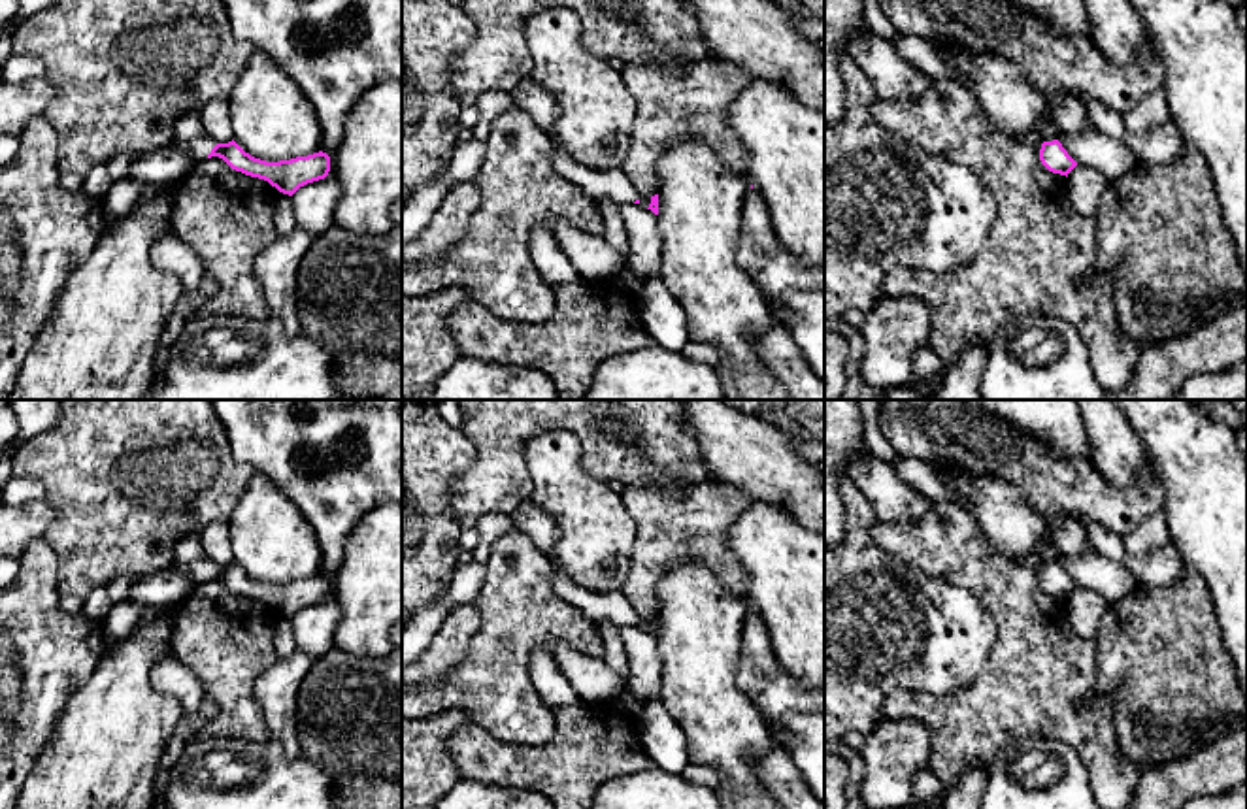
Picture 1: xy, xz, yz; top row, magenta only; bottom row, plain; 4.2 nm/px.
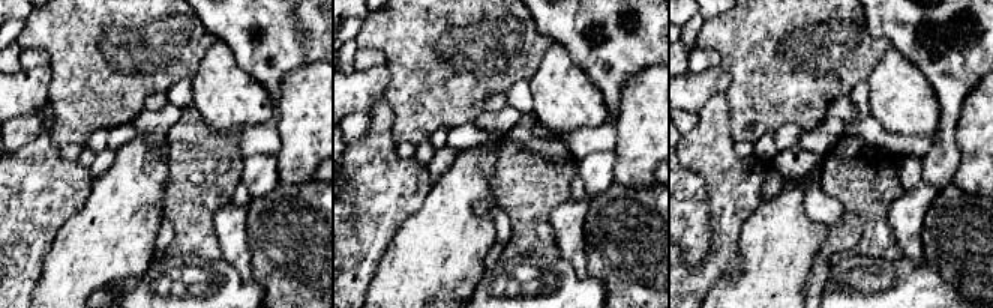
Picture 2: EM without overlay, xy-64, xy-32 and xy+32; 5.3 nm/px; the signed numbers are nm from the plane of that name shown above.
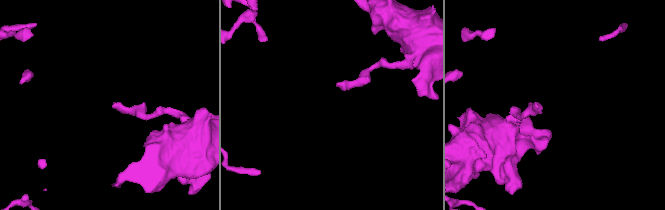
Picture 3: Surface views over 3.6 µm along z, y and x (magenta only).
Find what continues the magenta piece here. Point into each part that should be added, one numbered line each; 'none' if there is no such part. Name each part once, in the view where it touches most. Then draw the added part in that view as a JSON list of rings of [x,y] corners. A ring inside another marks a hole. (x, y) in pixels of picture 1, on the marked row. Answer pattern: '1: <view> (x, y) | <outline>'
1: xy (200, 148) | [[[204,134],[204,136],[189,141],[187,145],[189,145],[192,158],[198,162],[198,160],[208,158],[208,155],[217,145],[217,141],[209,134]]]

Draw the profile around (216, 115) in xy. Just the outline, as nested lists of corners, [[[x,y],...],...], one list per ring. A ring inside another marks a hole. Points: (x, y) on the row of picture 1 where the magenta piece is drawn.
[[[215,98],[208,102],[198,111],[198,117],[206,134],[209,134],[217,143],[228,143],[234,140],[228,98]]]

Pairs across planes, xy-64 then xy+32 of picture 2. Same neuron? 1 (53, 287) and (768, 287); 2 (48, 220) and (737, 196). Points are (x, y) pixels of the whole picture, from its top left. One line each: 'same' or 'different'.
1: same
2: same

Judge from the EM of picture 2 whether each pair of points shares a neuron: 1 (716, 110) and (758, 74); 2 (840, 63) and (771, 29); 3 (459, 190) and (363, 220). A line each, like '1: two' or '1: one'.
1: two
2: one
3: two

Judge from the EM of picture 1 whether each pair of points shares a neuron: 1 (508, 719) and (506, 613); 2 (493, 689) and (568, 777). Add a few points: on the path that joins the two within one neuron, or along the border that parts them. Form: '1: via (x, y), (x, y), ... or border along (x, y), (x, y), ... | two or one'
1: via (508, 693), (506, 640) | one
2: border along (553, 708), (553, 732), (542, 743), (497, 740) | two

